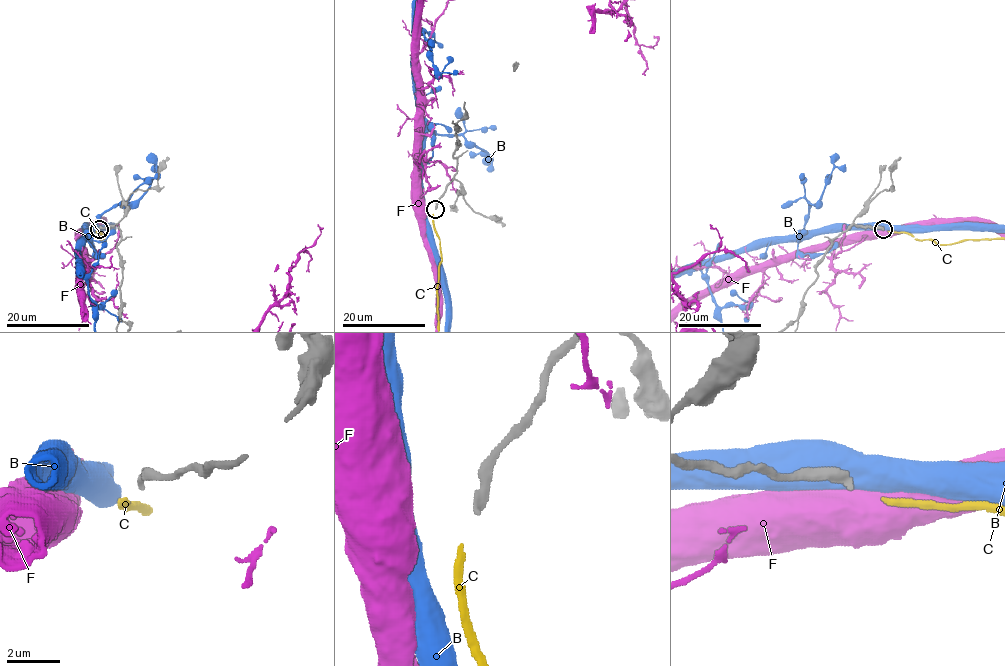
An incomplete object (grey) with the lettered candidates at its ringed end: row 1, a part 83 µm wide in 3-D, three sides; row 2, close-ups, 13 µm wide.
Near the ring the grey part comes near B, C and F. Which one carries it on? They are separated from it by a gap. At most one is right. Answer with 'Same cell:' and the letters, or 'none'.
Same cell: C

